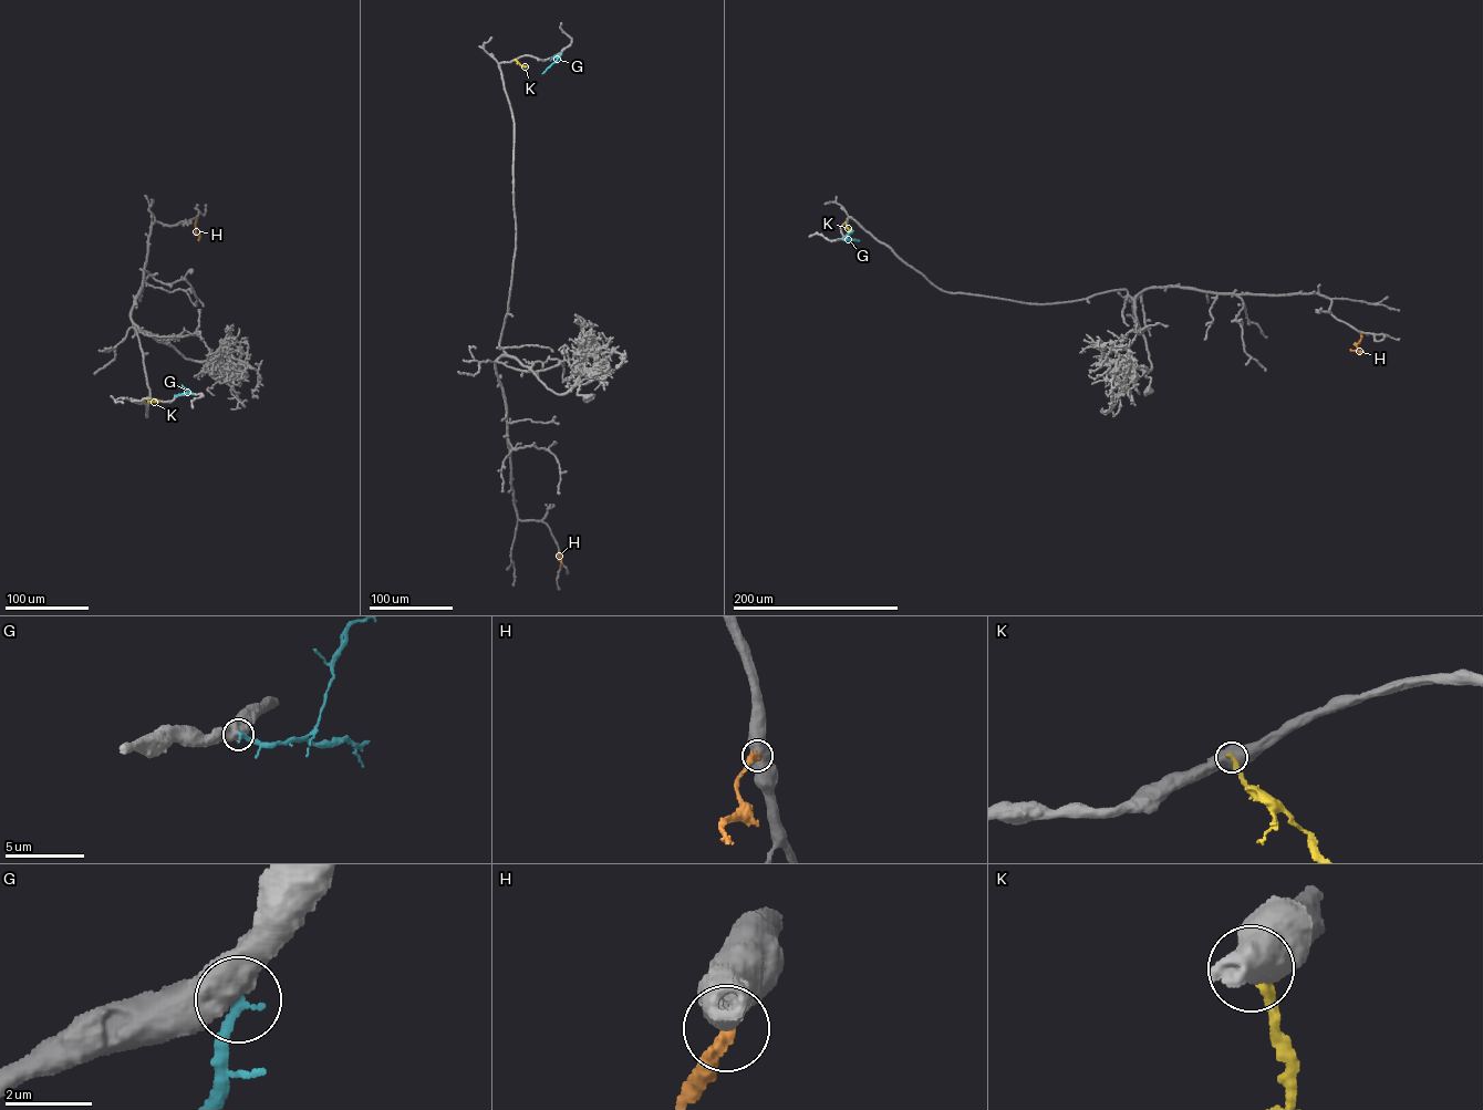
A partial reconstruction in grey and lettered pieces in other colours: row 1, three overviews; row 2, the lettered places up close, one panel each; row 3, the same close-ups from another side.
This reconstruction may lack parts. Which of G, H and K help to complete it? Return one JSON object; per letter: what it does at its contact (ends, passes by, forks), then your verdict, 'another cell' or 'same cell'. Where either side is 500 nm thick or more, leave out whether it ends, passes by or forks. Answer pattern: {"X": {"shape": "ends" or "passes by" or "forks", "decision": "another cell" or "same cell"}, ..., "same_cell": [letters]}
{"G": {"decision": "another cell"}, "H": {"decision": "another cell"}, "K": {"decision": "another cell"}, "same_cell": []}

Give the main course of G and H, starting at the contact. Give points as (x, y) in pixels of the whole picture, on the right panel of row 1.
G: (842, 239), (859, 240)
H: (1360, 332), (1356, 344), (1358, 352)

